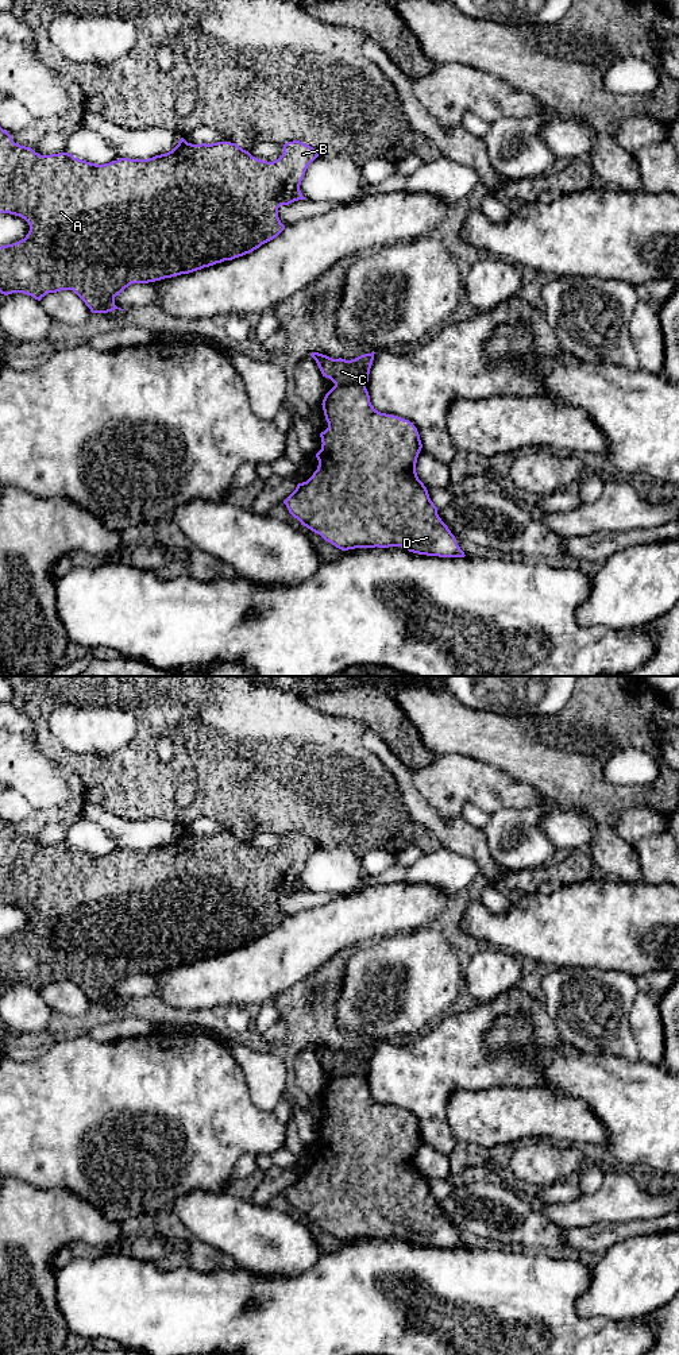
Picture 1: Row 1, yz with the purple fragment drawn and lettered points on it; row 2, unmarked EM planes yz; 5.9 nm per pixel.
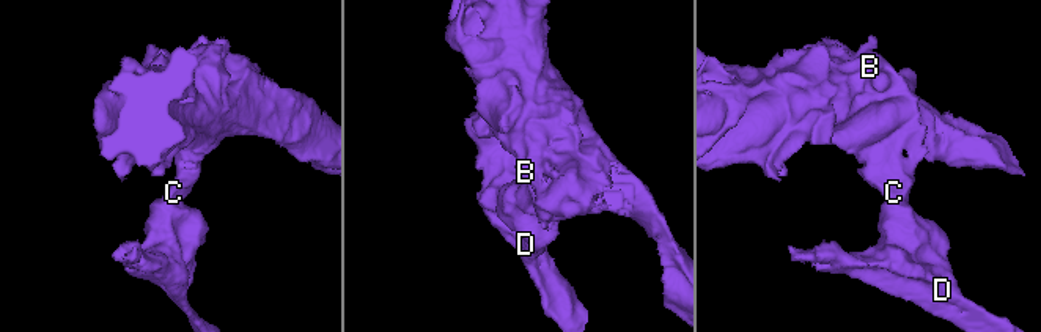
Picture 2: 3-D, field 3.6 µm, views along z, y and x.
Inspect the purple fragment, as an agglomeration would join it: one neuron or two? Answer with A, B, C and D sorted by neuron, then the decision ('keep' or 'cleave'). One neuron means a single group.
A B C / D; cleave

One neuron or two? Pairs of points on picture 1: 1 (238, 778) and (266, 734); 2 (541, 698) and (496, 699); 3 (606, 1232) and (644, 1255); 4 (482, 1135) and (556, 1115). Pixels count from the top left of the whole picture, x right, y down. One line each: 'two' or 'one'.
1: one
2: one
3: two
4: one

